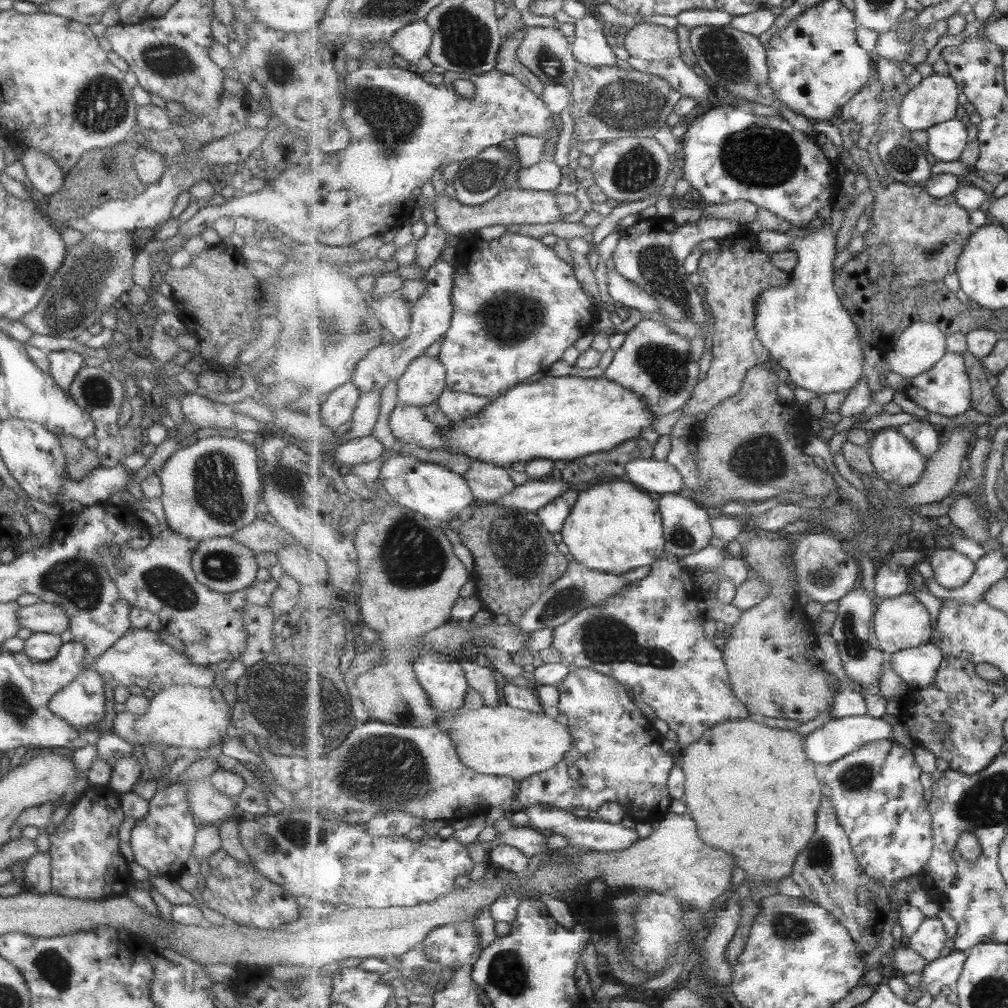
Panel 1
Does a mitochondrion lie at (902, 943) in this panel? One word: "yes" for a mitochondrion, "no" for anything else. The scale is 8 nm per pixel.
no

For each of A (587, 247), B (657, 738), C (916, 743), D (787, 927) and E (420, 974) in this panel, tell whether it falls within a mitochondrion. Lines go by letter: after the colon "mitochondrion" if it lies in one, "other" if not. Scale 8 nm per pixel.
A: other
B: other
C: other
D: mitochondrion
E: other

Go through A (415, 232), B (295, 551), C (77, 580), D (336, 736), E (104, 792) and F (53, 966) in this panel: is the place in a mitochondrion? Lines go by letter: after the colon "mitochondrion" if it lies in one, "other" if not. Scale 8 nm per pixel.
A: other
B: other
C: mitochondrion
D: mitochondrion
E: other
F: mitochondrion

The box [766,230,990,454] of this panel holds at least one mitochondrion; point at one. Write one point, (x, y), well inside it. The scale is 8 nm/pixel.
(937, 249)

